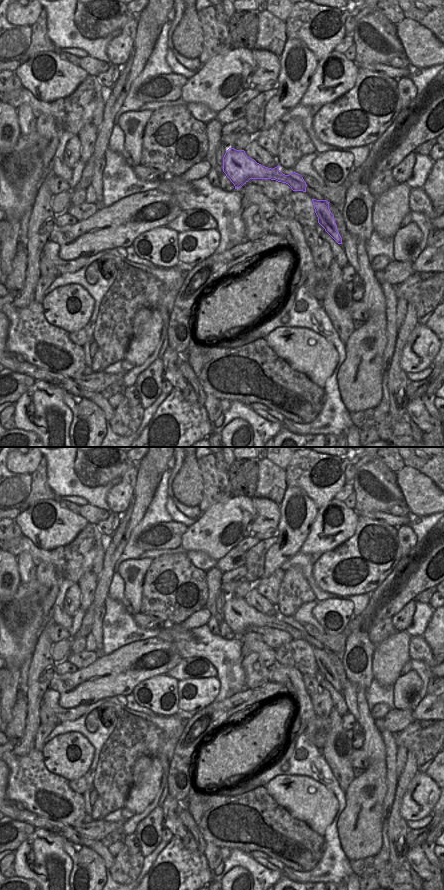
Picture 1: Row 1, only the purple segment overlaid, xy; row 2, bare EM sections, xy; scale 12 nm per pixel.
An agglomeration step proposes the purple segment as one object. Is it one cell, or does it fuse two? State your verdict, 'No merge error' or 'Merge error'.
Merge error.

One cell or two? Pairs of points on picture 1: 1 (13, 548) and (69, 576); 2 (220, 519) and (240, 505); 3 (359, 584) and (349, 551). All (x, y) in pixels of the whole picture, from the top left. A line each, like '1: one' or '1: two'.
1: one
2: one
3: one

